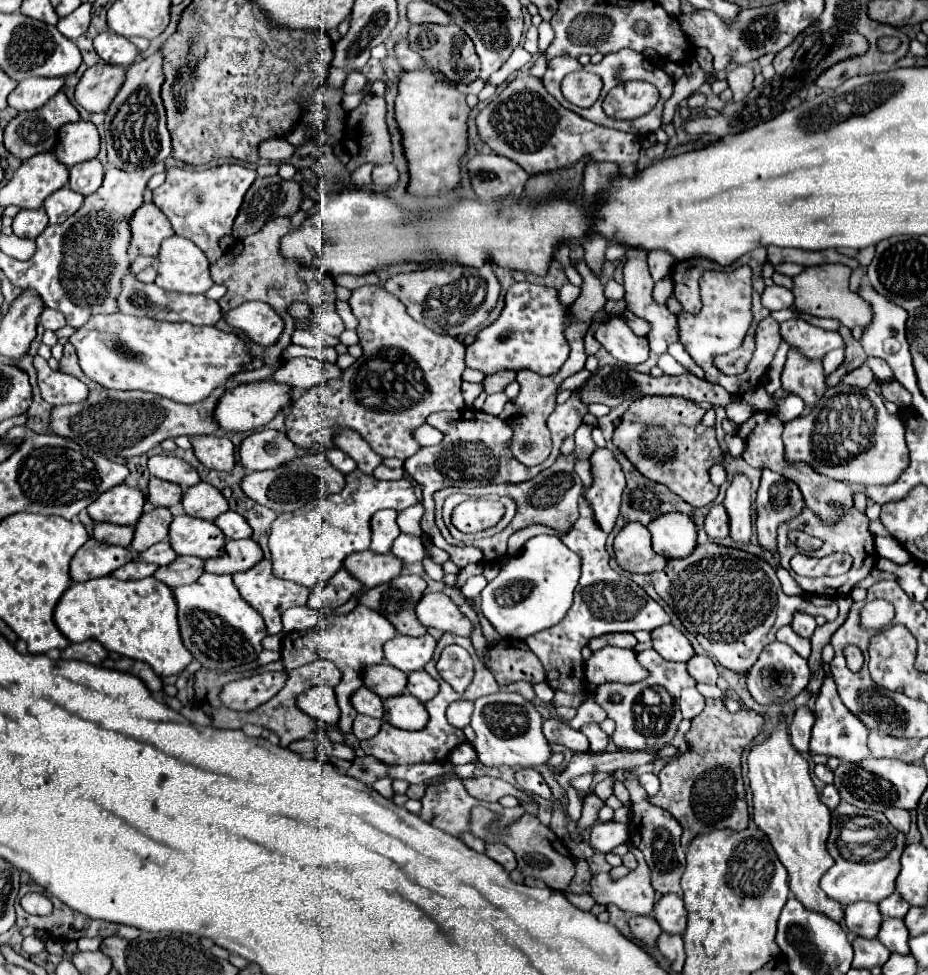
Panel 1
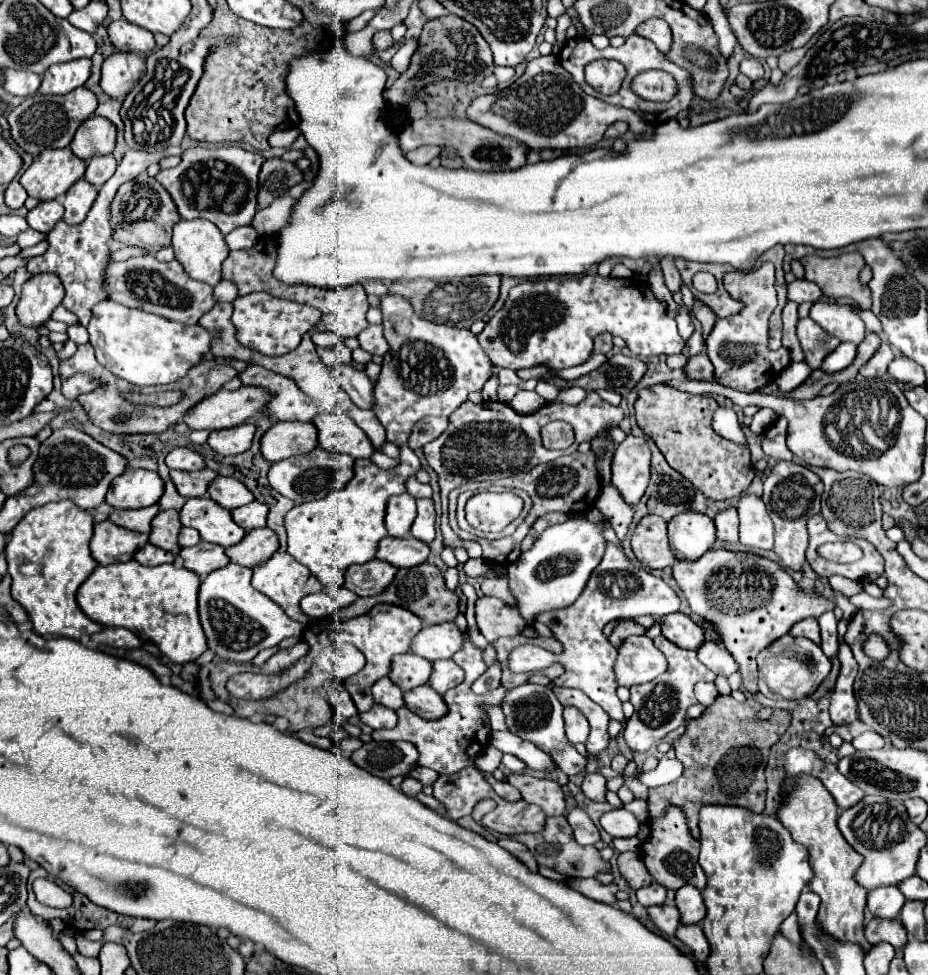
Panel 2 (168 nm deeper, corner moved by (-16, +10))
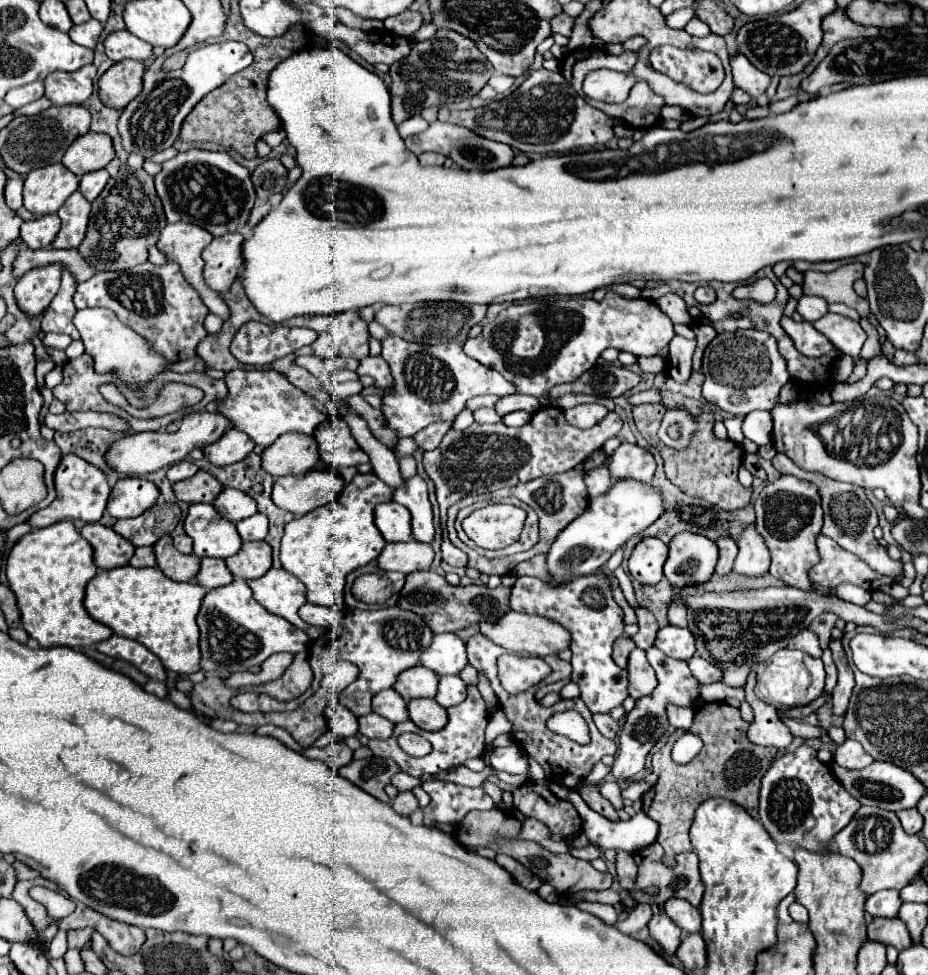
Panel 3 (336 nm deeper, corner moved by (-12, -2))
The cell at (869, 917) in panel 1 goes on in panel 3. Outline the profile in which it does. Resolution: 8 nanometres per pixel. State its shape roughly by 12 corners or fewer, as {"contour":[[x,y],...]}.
{"contour":[[896,889],[866,899],[866,913],[894,919],[902,901]]}

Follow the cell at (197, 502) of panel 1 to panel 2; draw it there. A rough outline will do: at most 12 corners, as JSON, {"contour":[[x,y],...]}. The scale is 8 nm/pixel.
{"contour":[[234,477],[210,483],[208,497],[234,511],[254,495]]}

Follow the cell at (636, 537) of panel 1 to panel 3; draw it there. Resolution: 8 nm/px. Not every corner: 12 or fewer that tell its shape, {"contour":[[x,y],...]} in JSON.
{"contour":[[644,537],[628,569],[640,583],[656,585],[664,575],[668,545]]}

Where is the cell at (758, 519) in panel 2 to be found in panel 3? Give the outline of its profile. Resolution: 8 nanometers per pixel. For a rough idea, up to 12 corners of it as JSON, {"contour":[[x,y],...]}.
{"contour":[[754,523],[738,535],[734,571],[764,575],[770,551]]}

